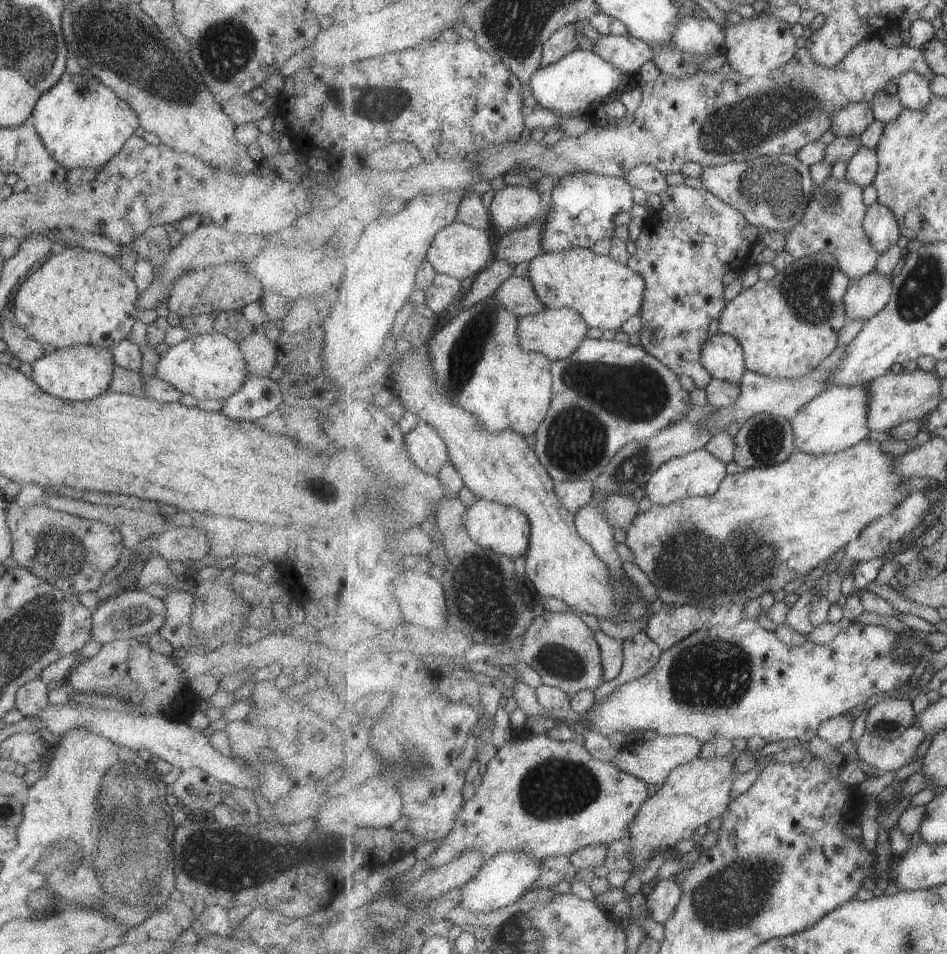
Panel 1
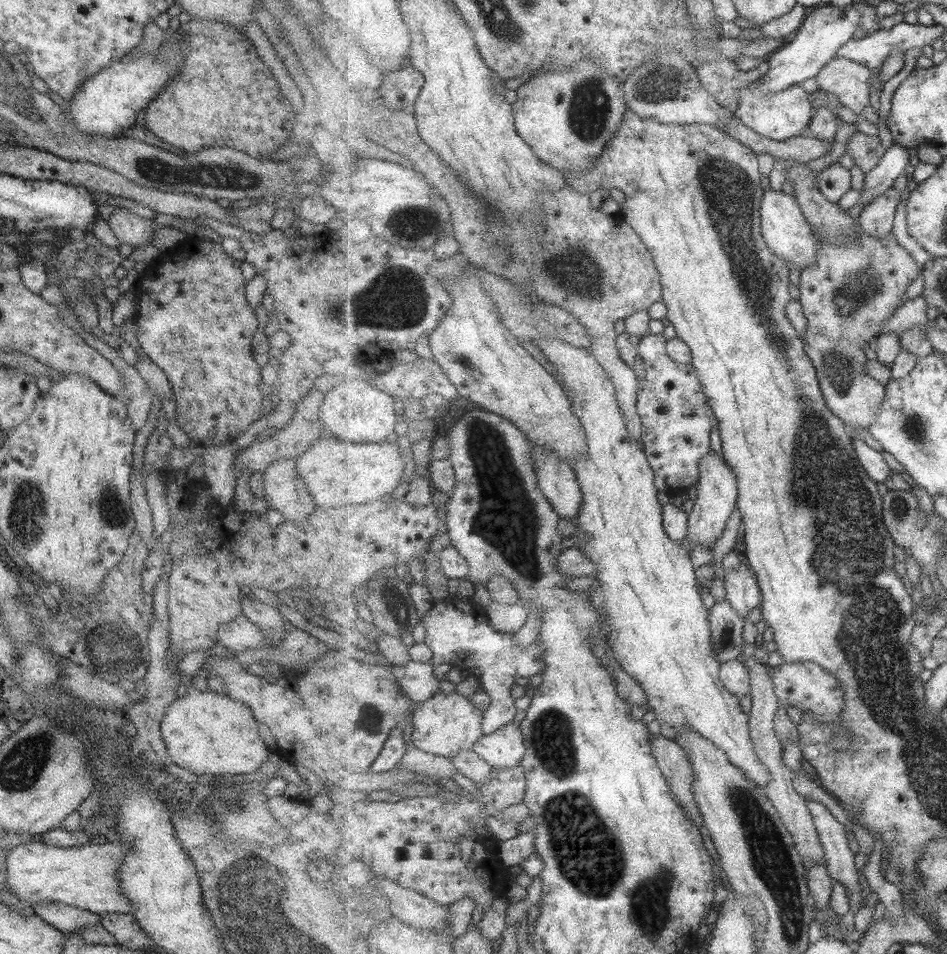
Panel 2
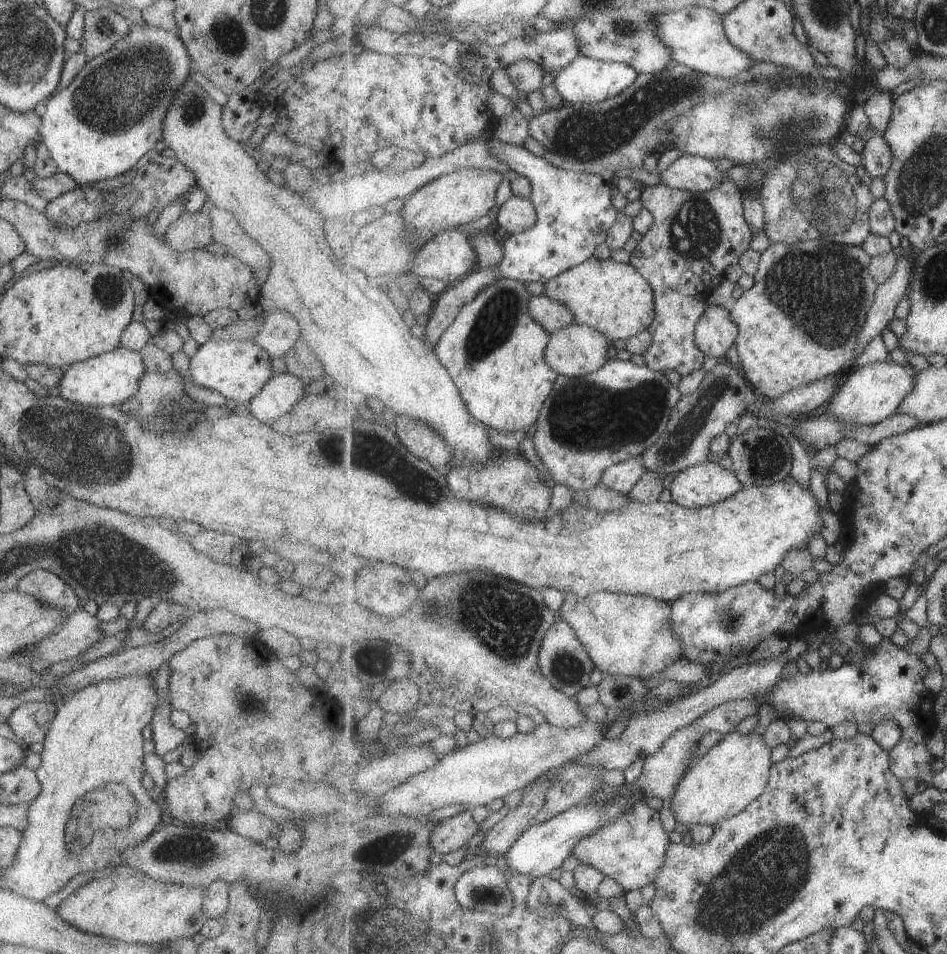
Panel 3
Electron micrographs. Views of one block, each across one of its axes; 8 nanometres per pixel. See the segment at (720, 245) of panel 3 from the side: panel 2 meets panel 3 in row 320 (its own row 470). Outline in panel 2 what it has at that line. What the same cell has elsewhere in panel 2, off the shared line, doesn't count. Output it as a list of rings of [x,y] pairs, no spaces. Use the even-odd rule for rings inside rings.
[[[648,334],[638,343],[646,371],[638,391],[644,448],[655,472],[656,486],[666,494],[669,490],[698,485],[699,462],[712,453],[711,430],[718,424],[698,371],[692,364],[675,362],[668,354],[667,343],[662,334]]]

